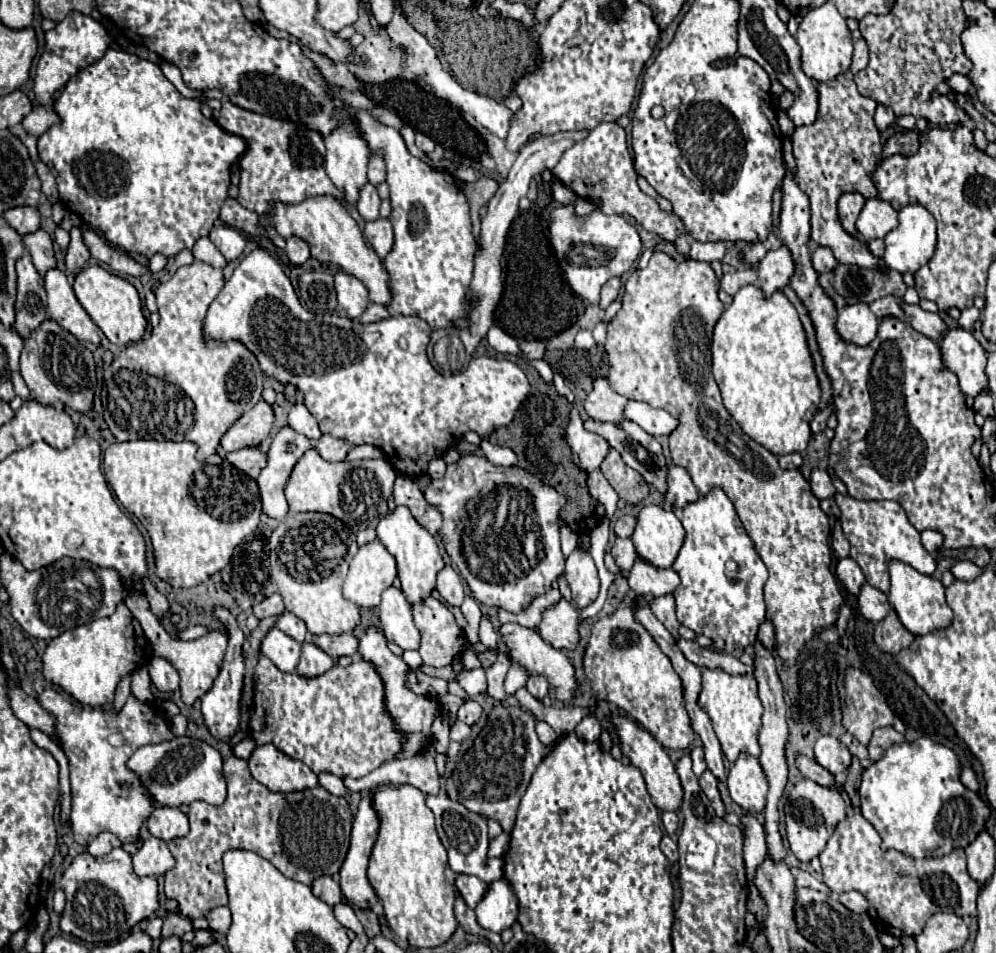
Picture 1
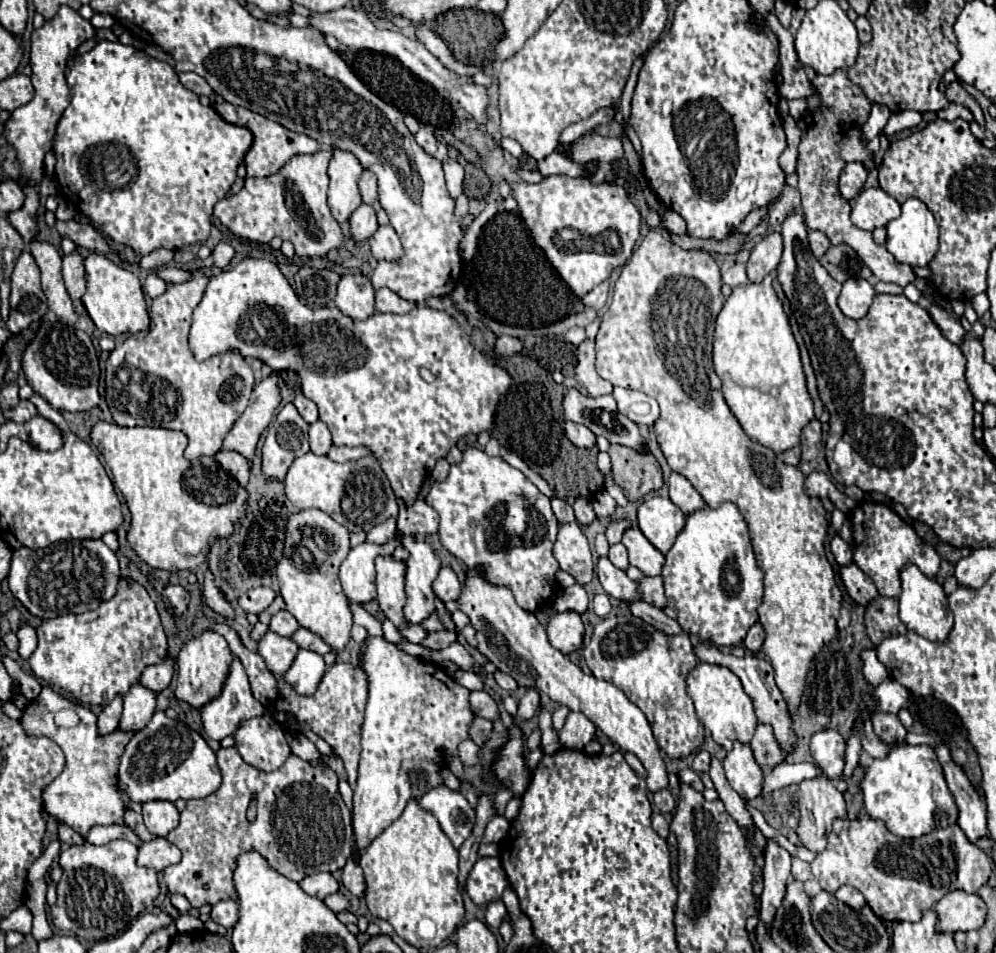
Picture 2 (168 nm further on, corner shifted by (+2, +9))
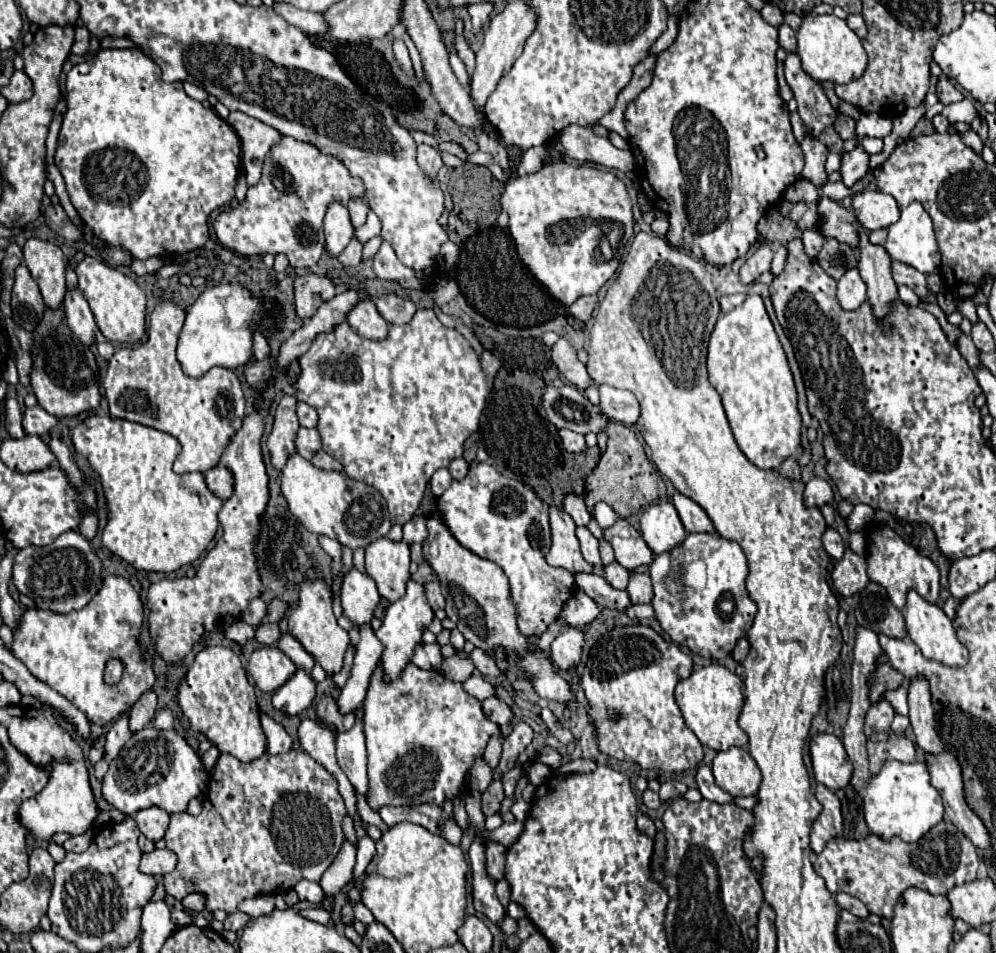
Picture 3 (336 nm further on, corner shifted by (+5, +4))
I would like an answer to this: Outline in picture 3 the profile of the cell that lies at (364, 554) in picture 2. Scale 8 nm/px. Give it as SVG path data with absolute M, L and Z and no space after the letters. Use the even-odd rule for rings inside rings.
M353 565L343 577L343 587L341 587L343 613L355 625L369 623L373 619L373 609L377 607L379 599L381 597L377 593L375 581Z

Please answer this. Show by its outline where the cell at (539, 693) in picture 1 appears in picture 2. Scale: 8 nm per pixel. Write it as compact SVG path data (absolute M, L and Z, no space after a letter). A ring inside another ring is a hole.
M530 688L524 696L522 696L522 700L520 700L520 704L518 704L518 720L520 722L528 722L530 718L534 718L534 714L540 710L540 694L534 690L534 688Z

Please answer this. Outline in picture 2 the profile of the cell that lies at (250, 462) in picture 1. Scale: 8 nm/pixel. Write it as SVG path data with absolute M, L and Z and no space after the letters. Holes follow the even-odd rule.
M220 450L214 460L240 484L246 486L248 478L250 478L250 466L246 462L246 458L242 458L240 454L234 454L230 450Z

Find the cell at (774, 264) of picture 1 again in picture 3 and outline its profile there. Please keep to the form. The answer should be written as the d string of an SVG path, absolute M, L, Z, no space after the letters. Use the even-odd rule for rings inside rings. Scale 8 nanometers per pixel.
M767 243L759 245L759 247L749 255L749 259L743 263L743 267L741 267L741 283L749 285L749 283L753 283L761 273L767 273L769 267L771 267L771 259L773 259L773 249L771 249Z

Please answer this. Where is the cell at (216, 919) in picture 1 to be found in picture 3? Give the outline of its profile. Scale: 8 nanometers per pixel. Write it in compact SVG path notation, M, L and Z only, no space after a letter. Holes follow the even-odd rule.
M237 911L237 913L229 913L229 917L223 921L223 925L225 925L225 929L231 929L231 931L237 933L237 931L241 931L245 927L247 921L249 921L249 915Z

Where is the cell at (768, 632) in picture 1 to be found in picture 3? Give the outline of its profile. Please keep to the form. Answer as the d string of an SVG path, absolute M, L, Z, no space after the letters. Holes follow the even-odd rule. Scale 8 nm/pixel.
M743 637L743 639L737 641L737 645L735 645L735 649L733 649L733 659L739 661L739 663L743 663L745 657L747 657L747 653L749 653L749 639Z

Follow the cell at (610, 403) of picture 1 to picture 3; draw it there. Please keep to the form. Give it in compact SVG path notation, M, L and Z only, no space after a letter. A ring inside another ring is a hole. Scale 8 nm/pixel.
M559 339L559 341L553 345L551 357L553 357L553 363L557 365L559 373L563 373L563 377L565 377L571 385L575 385L577 389L583 389L583 391L585 391L585 389L597 385L597 383L589 377L585 365L577 359L575 347L573 347L569 341Z

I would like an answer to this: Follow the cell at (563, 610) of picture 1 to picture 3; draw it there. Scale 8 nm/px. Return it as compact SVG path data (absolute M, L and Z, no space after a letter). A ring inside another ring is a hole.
M565 627L551 643L551 661L567 671L579 663L585 643L584 633L575 627Z

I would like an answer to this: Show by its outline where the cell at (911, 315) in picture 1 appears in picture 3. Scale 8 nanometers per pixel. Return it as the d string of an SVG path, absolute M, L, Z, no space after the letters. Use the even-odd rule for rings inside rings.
M963 333L963 335L957 339L957 349L959 349L959 353L963 355L963 359L969 363L969 367L971 367L971 369L977 369L977 365L979 365L979 351L977 351L977 347L973 345L973 341L971 341L969 335Z

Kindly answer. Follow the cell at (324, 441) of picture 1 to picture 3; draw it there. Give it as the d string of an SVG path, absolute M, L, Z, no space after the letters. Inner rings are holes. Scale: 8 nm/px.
M301 427L297 431L297 453L305 459L311 459L319 449L321 449L321 435L317 429L307 429L307 427Z

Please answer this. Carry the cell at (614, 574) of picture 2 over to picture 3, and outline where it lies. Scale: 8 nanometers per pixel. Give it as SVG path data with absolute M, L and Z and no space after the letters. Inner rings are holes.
M577 527L577 537L581 543L581 553L585 557L587 563L591 563L593 567L603 567L603 561L599 559L599 545L597 539L589 533L587 527Z

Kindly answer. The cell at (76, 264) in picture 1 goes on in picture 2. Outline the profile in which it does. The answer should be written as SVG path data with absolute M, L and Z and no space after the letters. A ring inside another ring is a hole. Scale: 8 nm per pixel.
M78 252L64 256L64 284L66 290L74 302L74 308L78 312L78 316L86 314L86 308L82 304L82 296L86 292L86 278L84 278L84 264L82 264L82 256Z

